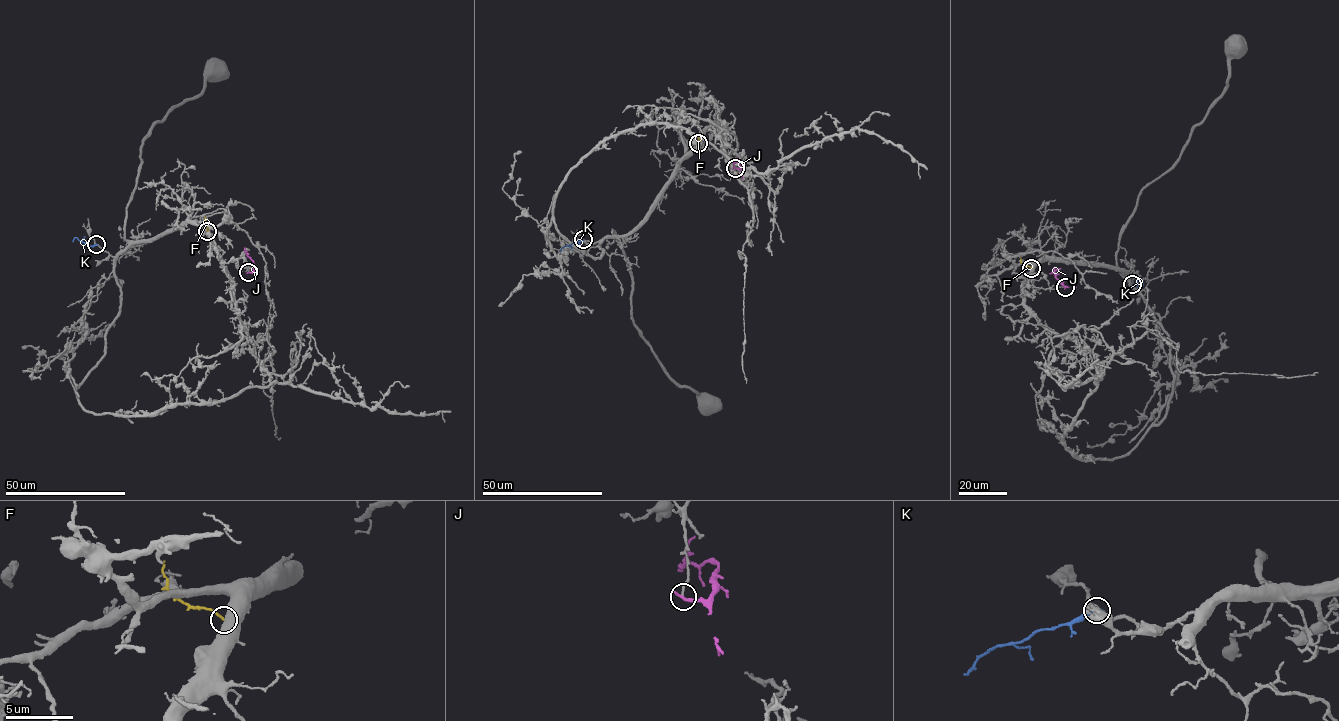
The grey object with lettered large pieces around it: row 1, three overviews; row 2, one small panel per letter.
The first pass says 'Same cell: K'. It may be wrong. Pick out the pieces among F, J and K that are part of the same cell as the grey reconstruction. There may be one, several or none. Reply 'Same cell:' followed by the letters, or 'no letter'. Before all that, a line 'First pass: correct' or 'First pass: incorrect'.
First pass: incorrect
Same cell: no letter

